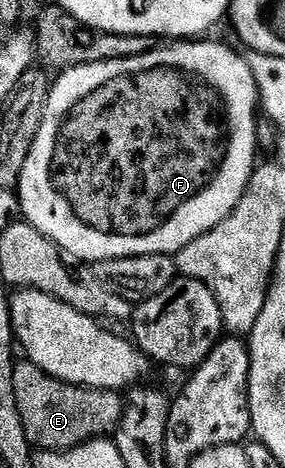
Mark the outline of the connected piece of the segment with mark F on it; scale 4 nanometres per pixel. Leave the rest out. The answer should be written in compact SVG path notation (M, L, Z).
M178 39L173 43L163 44L166 45L163 49L155 47L139 57L63 69L53 78L48 103L44 107L44 119L40 123L40 131L36 131L28 163L24 163L24 171L18 176L16 194L18 193L18 201L22 204L21 216L29 221L32 227L36 227L36 231L56 242L63 254L69 255L75 262L97 263L153 253L176 255L185 245L192 243L192 239L212 231L221 221L228 219L228 215L232 215L232 211L240 203L259 160L260 104L257 83L249 69L247 58L242 53L240 55L218 41L206 40Z

